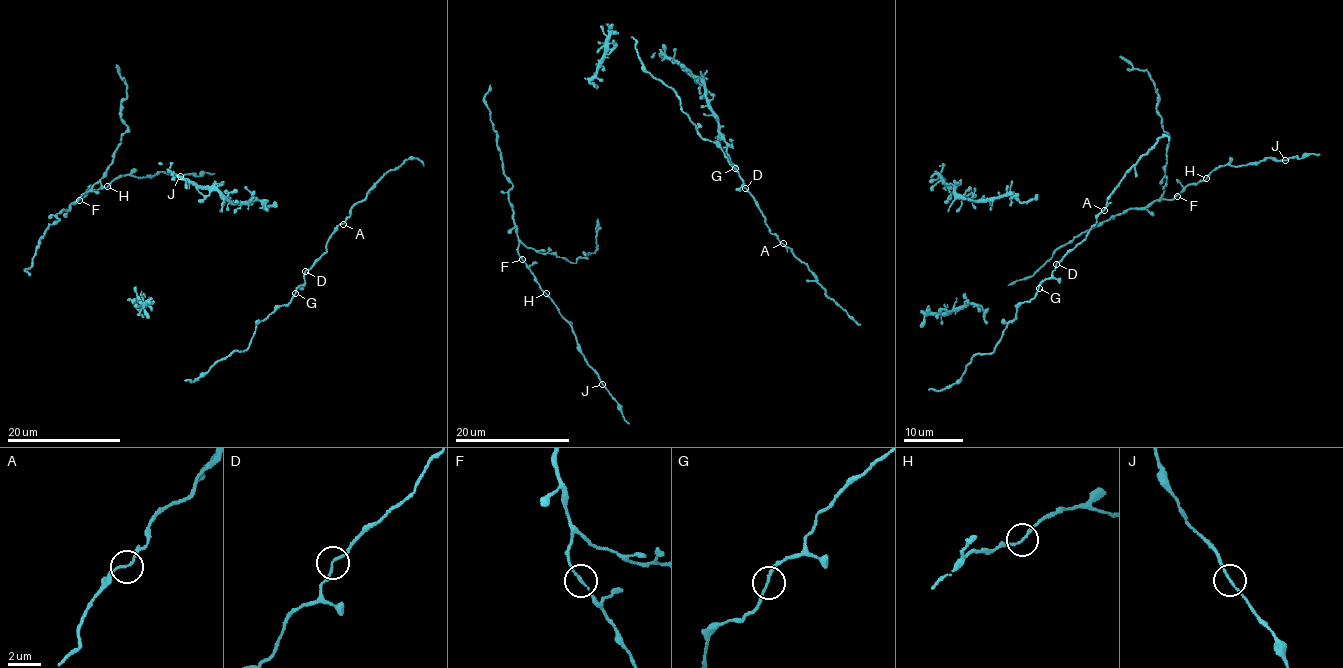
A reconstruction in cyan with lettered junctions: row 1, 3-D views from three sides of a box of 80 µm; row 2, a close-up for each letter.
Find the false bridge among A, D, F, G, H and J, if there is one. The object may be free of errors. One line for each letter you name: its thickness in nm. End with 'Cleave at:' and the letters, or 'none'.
J: 140 nm thick
Cleave at: J

